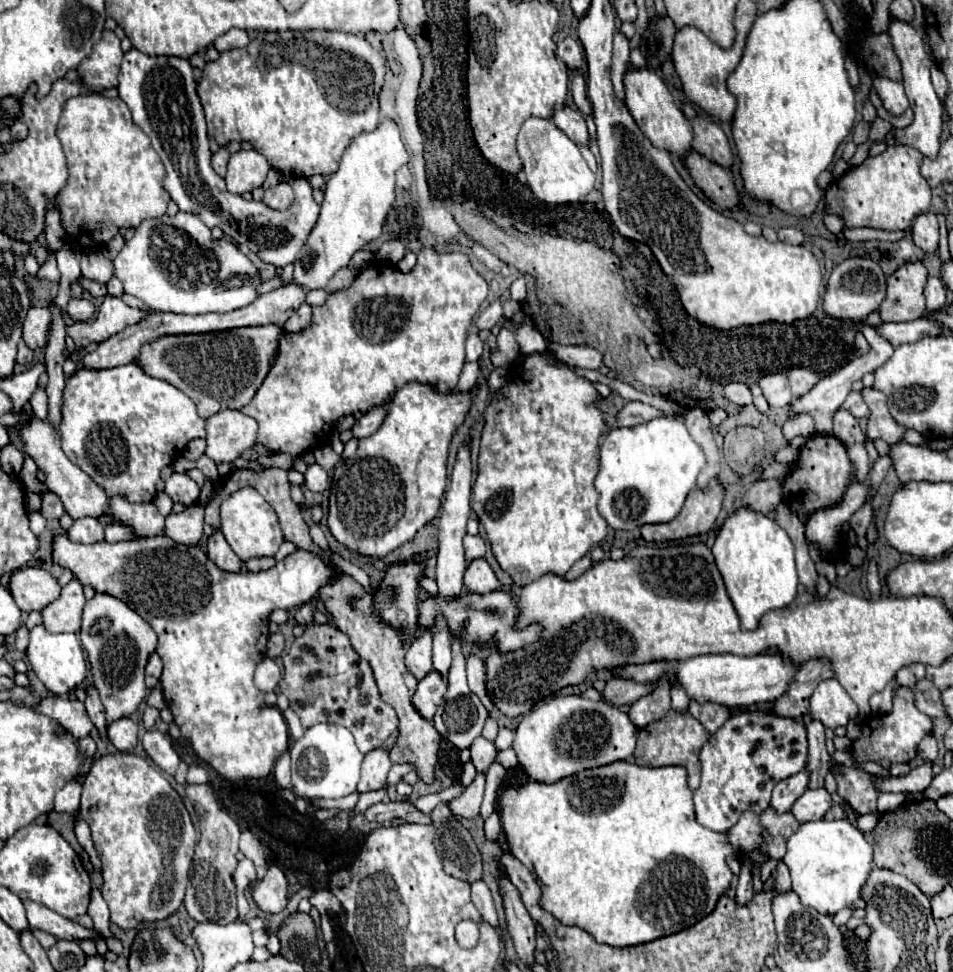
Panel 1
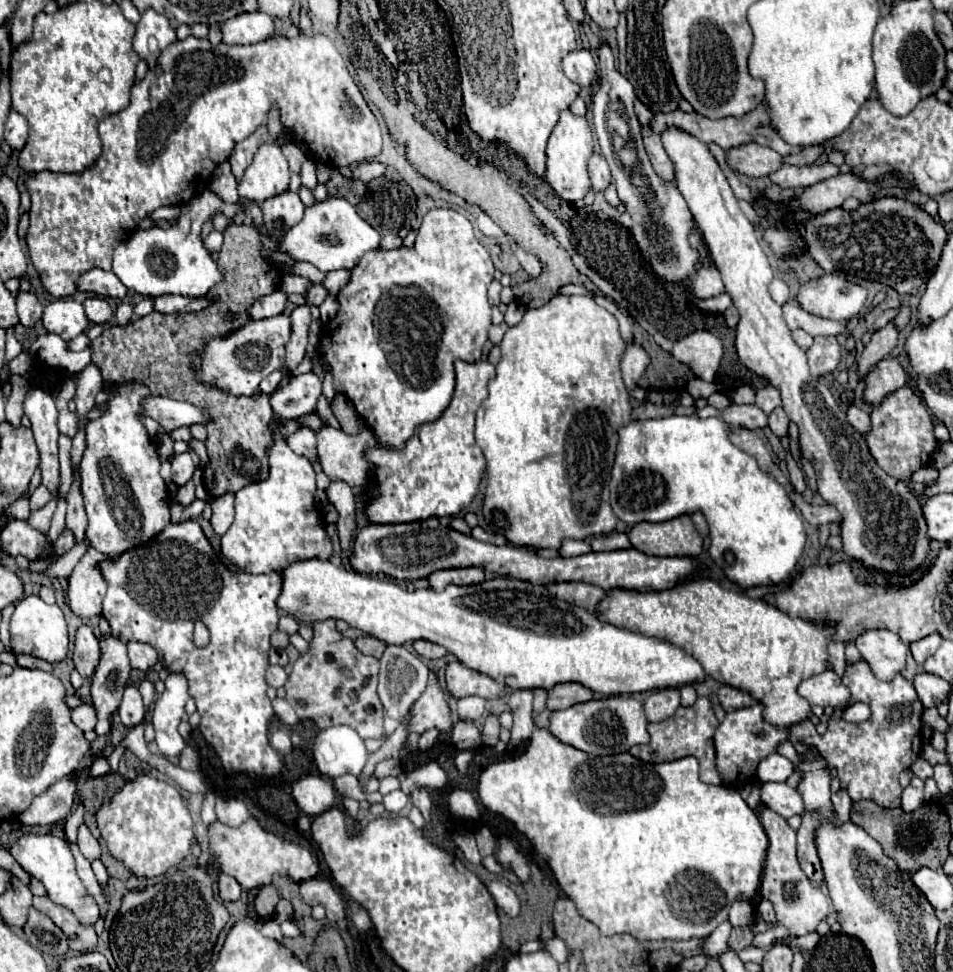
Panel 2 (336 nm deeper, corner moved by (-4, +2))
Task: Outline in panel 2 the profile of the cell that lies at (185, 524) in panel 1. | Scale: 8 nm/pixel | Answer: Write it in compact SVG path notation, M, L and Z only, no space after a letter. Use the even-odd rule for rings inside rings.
M87 540L81 544L75 544L67 554L57 558L55 562L49 562L49 566L43 570L43 574L49 578L69 578L73 572L73 566L83 558L87 548L89 548Z

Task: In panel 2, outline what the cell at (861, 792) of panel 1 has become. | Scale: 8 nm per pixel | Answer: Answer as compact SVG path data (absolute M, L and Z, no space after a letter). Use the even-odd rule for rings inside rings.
M865 660L847 664L843 682L851 690L847 706L855 704L857 700L865 702L871 708L871 716L861 724L851 724L843 718L847 706L839 706L835 708L825 734L817 734L815 726L809 720L805 720L793 726L791 742L799 754L803 754L807 746L815 746L819 754L829 762L829 766L837 770L841 788L849 790L851 800L867 798L885 808L899 808L903 790L899 786L899 774L901 770L911 768L911 764L919 758L923 748L923 704L917 698L917 692L909 680L905 680L901 674L895 674L895 678L889 682L877 680Z

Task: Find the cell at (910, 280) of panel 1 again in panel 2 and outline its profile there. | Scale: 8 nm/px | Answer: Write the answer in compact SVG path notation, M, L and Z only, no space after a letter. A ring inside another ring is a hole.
M887 324L885 328L877 330L871 338L871 342L865 346L861 358L859 358L859 366L857 366L857 374L859 374L859 380L863 380L877 364L879 360L883 360L893 348L897 346L897 330L891 324Z

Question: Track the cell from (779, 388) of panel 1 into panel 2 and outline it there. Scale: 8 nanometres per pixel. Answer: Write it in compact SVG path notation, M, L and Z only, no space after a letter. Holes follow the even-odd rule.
M765 386L765 388L757 390L755 406L761 408L765 414L771 414L779 404L781 404L781 398L779 398L779 390L777 390L777 388Z

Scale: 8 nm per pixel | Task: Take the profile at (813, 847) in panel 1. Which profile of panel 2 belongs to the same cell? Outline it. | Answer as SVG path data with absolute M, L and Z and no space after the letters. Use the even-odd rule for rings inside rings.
M837 790L833 794L833 806L835 806L835 824L847 822L849 820L849 810L851 810L851 798L847 794L847 790Z

